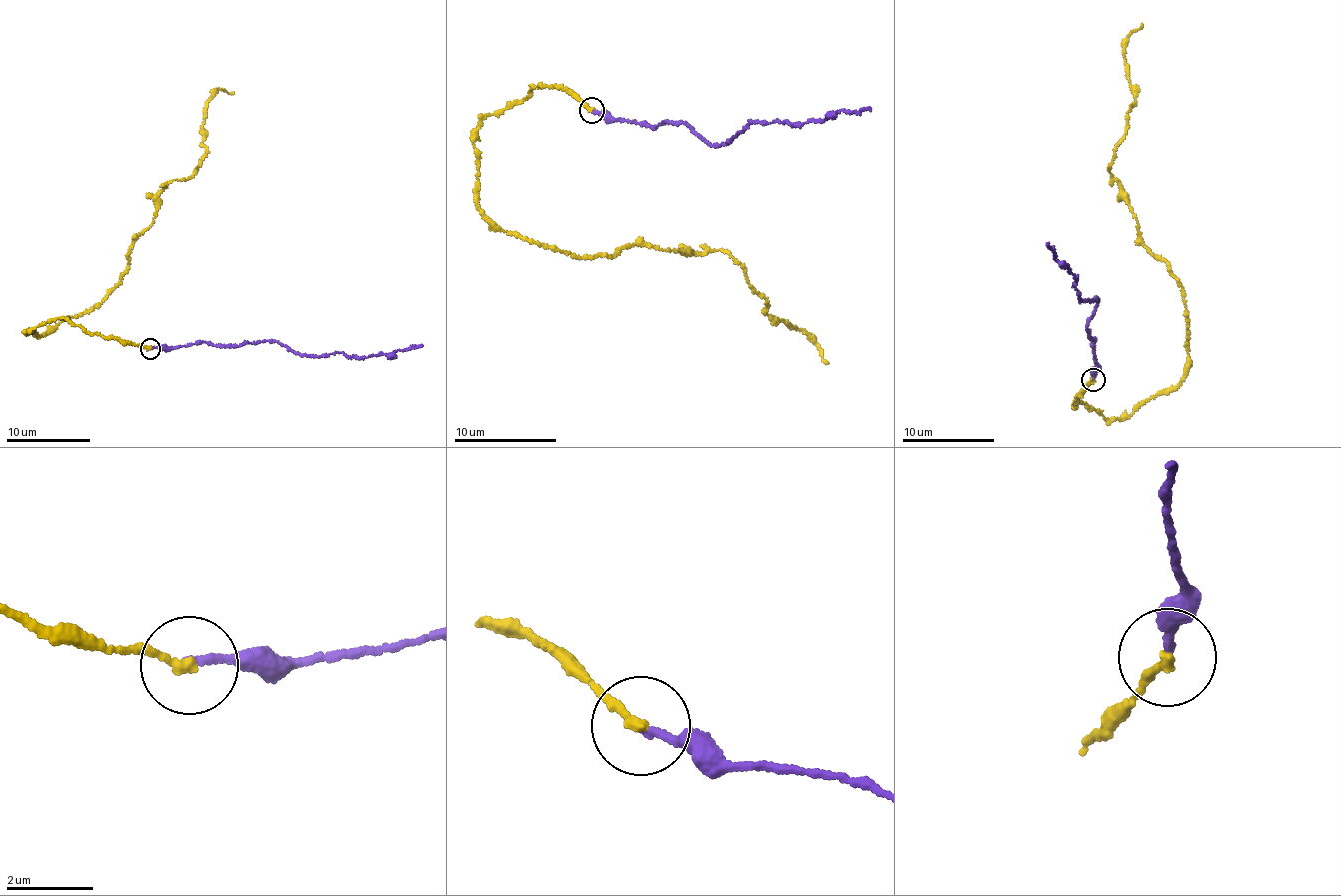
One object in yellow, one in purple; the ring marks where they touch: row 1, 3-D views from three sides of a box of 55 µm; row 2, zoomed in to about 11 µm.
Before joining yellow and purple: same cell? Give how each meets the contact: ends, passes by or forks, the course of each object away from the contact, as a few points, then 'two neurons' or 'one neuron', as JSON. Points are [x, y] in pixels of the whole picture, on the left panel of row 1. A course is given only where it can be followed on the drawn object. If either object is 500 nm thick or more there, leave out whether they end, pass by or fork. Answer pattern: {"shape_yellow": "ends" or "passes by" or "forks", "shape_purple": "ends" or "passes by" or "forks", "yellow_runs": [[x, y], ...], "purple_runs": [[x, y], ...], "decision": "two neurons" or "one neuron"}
{"shape_yellow": "ends", "shape_purple": "ends", "yellow_runs": [[150, 349], [60, 318], [27, 333], [112, 292], [158, 197], [206, 153], [205, 102], [233, 92]], "purple_runs": [[150, 347], [278, 341], [318, 357], [338, 352], [364, 358], [421, 346]], "decision": "one neuron"}

